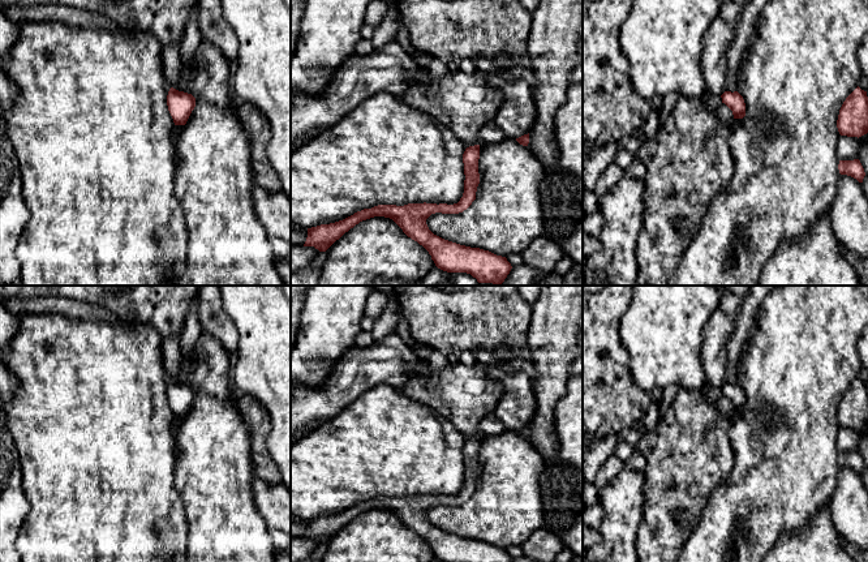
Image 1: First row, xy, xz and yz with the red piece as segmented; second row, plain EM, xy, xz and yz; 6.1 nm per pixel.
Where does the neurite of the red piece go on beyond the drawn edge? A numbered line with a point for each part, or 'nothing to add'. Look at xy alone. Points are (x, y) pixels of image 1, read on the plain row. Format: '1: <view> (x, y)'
nothing to add

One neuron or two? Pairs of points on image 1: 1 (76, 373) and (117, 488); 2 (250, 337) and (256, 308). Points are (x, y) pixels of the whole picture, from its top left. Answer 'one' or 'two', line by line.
1: one
2: one

